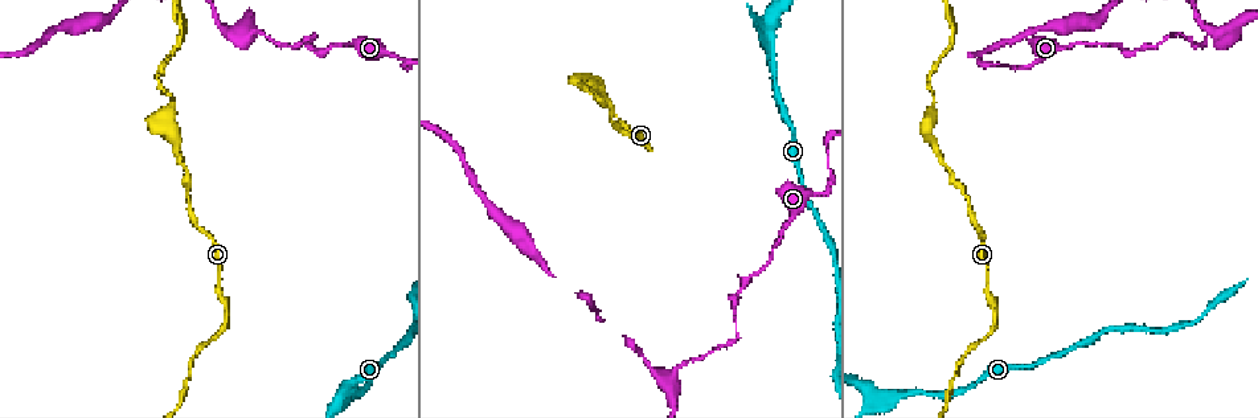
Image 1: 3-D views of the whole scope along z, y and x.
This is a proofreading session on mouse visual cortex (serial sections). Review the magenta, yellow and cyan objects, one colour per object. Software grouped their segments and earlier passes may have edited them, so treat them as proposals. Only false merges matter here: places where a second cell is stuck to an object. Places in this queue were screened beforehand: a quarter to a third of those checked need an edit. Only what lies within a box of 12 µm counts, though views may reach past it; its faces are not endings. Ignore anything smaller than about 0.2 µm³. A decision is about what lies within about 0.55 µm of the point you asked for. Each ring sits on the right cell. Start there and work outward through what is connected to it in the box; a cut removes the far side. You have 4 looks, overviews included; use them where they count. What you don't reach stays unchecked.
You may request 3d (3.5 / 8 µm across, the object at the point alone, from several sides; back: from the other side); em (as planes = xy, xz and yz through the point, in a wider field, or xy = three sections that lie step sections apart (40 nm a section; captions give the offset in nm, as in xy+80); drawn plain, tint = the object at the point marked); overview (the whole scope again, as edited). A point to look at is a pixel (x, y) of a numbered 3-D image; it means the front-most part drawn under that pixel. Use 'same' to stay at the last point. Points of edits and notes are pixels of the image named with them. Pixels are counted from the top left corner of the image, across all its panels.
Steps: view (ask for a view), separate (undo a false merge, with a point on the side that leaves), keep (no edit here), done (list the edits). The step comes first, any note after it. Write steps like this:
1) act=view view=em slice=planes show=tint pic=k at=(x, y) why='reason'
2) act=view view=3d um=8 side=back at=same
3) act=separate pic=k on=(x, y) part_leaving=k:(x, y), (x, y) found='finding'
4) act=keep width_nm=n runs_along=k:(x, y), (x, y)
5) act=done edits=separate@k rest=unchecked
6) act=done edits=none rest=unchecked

act=view view=3d um=3.5 pic=1 at=(581, 82) why='abrupt turn'

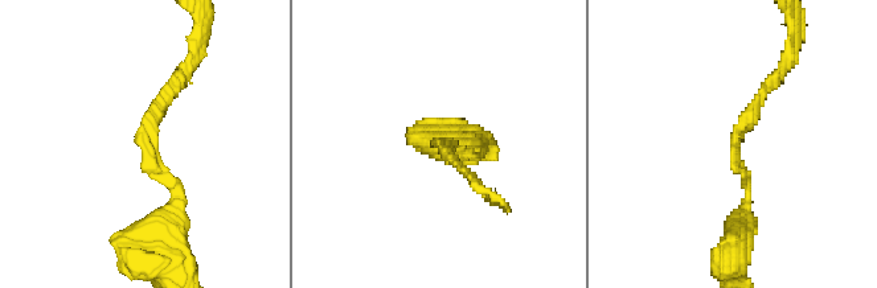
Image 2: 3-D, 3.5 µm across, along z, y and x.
act=view view=em slice=xy step=2 show=tint pic=2 at=(737, 138) arm_widths_nm=150,150

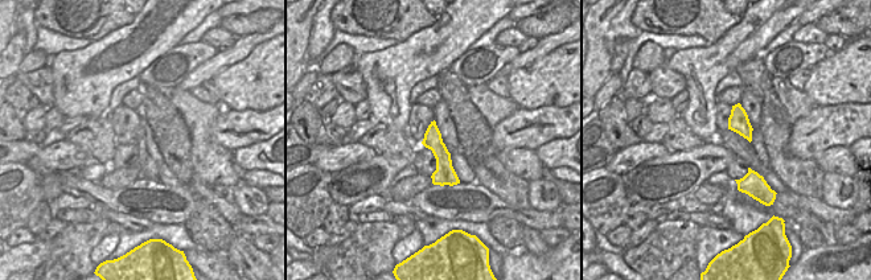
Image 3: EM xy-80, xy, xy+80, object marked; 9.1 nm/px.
act=keep found='one cell here'

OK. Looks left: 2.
act=view view=3d um=3.5 side=back pic=1 at=(345, 397) why='calibre changes'

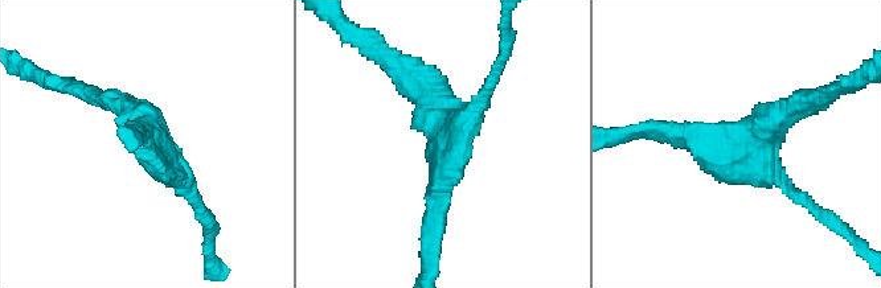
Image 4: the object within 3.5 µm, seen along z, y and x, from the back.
act=view view=em slice=xy step=2 show=tint pic=4 at=(730, 141)

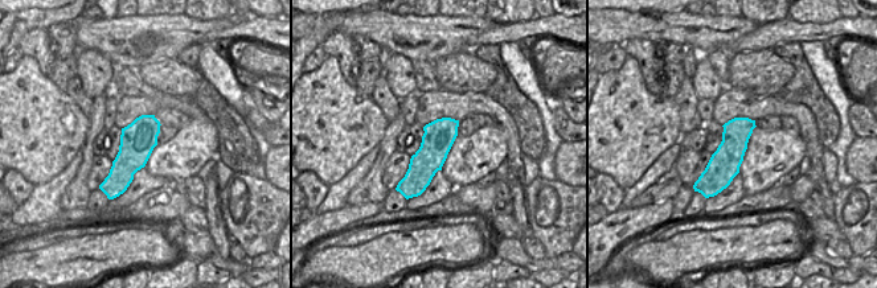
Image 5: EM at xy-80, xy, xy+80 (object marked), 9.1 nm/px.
act=keep found='continuous, no second cell'

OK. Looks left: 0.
act=done edits=none rest=unchecked

